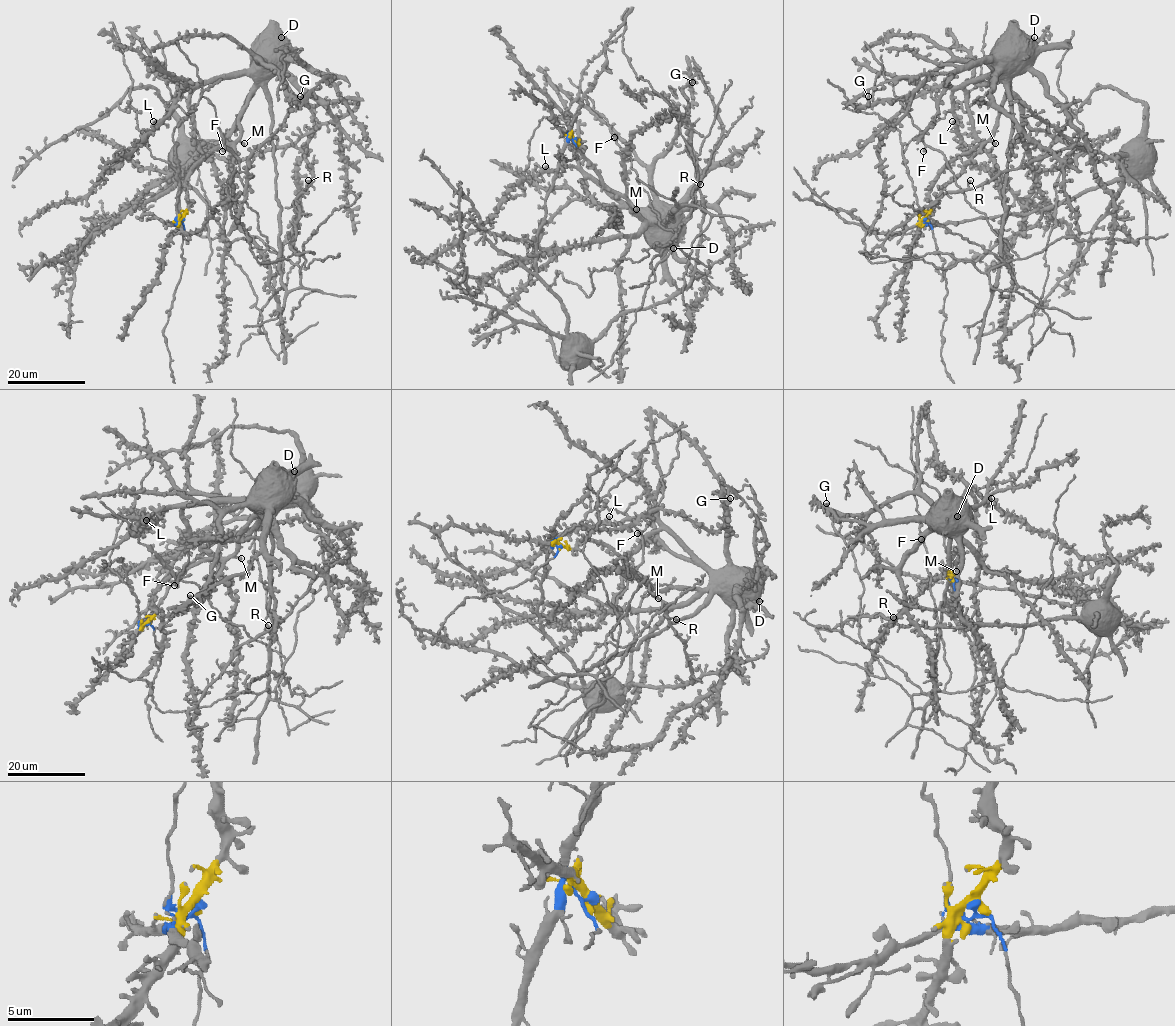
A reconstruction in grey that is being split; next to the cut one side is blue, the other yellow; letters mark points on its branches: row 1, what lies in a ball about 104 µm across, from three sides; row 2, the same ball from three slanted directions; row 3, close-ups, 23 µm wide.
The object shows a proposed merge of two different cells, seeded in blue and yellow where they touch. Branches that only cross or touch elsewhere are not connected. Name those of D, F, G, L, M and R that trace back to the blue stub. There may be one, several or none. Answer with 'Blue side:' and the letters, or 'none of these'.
Blue side: R

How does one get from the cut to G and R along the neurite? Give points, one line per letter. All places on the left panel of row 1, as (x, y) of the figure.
G: (182, 219), (186, 175), (240, 136), (241, 111), (258, 82), (260, 61), (300, 104), (301, 96)
R: (183, 219), (164, 222), (144, 205), (206, 155), (247, 159), (294, 145), (311, 172), (308, 180)

